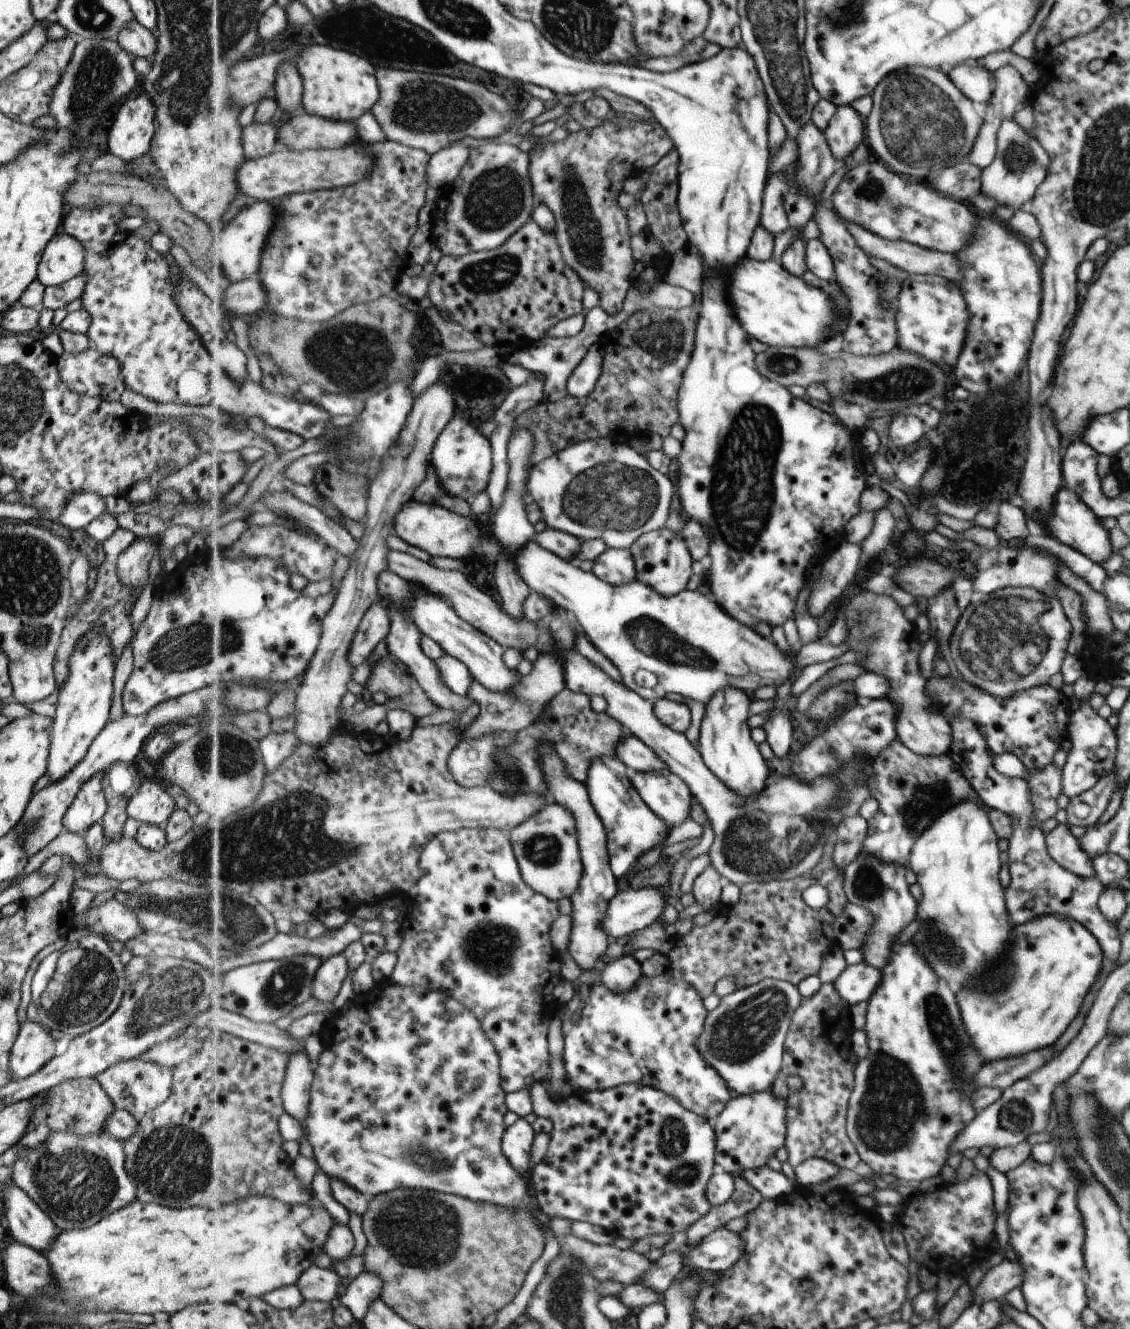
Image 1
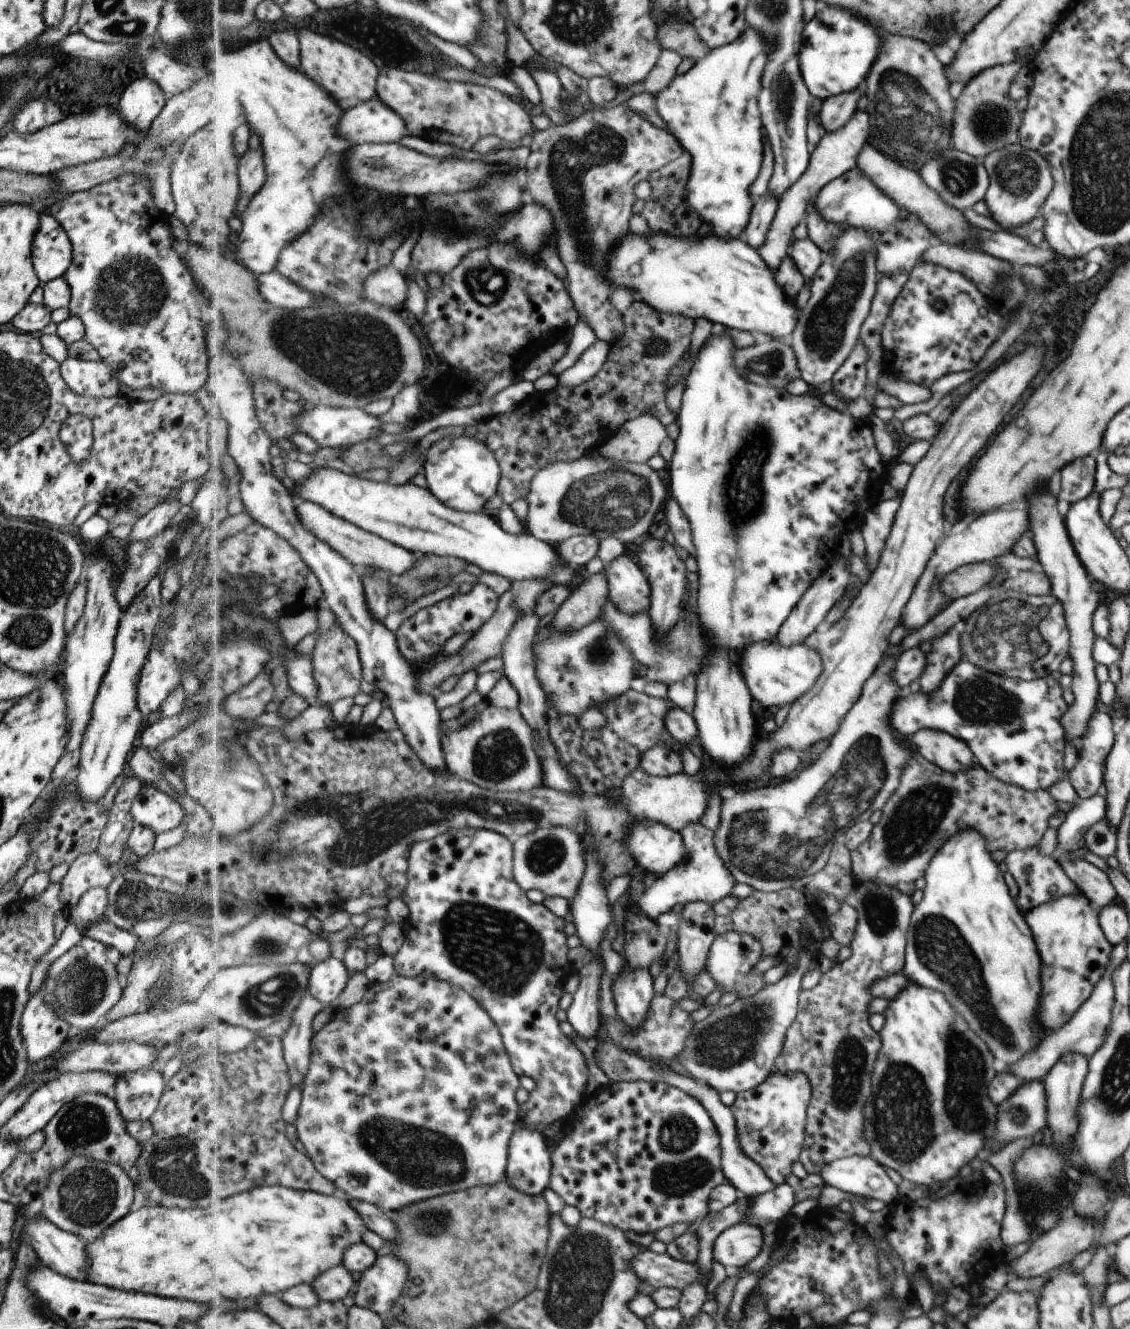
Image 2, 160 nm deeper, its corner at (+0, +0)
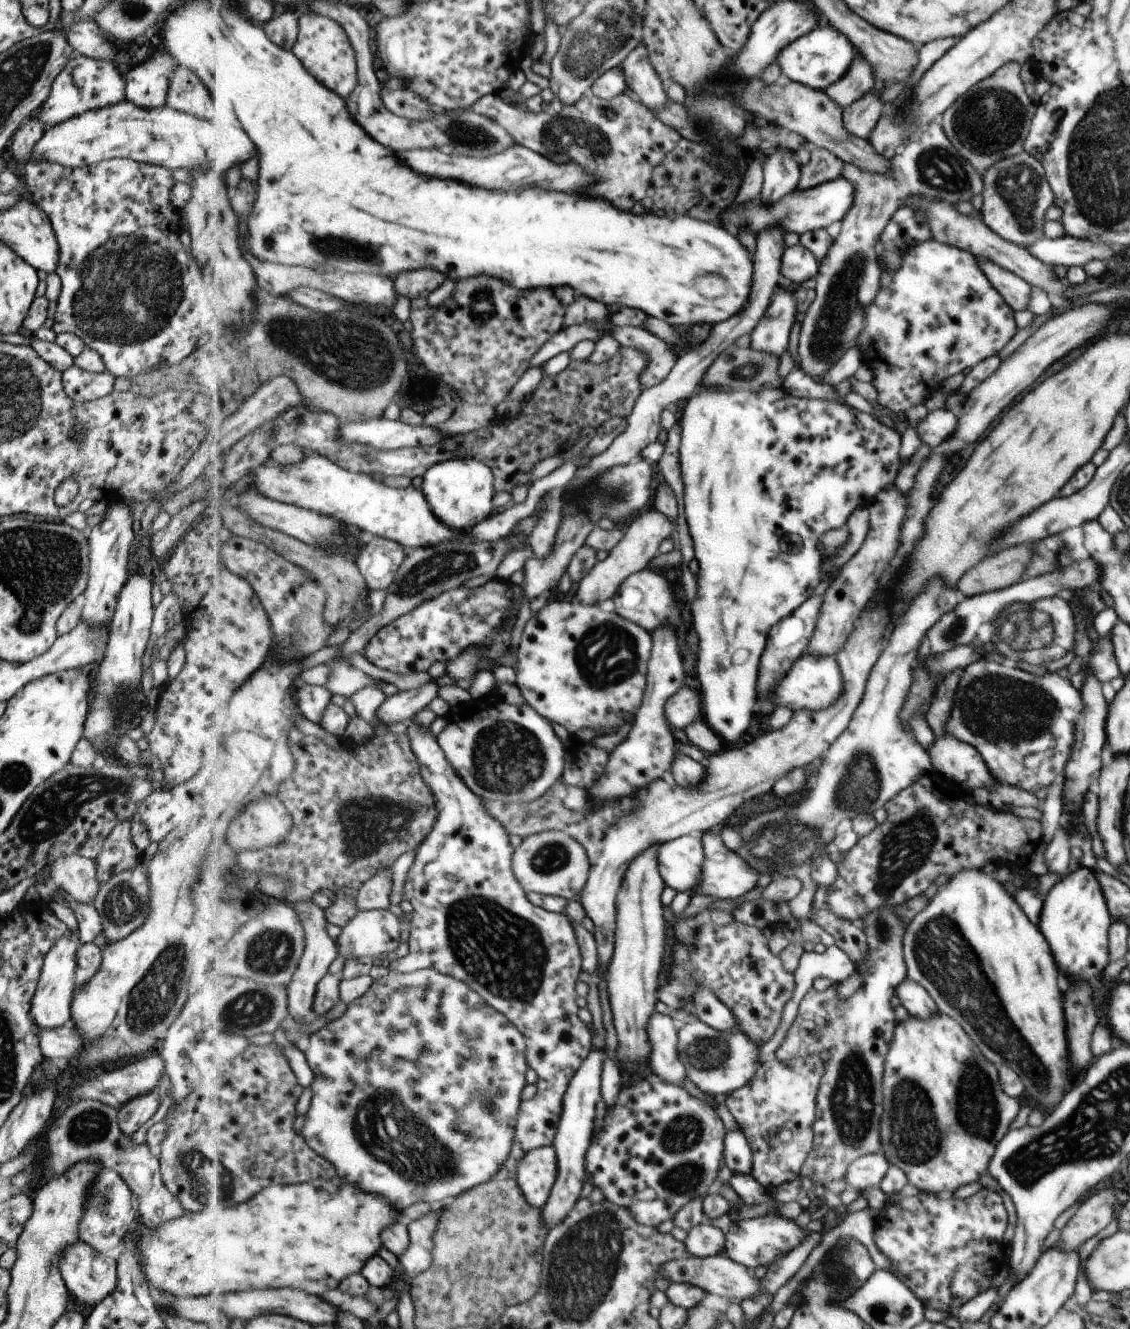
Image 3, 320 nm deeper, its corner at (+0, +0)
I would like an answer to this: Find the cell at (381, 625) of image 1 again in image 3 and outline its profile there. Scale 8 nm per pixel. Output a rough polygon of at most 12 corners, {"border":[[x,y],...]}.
{"border":[[372,536],[355,559],[371,590],[388,592],[405,548]]}

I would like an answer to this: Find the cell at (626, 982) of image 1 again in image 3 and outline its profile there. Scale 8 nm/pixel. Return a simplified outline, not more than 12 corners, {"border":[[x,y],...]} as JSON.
{"border":[[655,1012],[649,1020],[651,1068],[685,1086],[680,1024]]}

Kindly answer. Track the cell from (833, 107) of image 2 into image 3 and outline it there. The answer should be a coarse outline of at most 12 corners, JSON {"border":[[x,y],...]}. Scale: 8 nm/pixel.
{"border":[[863,58],[827,94],[845,110],[877,83],[873,66]]}

